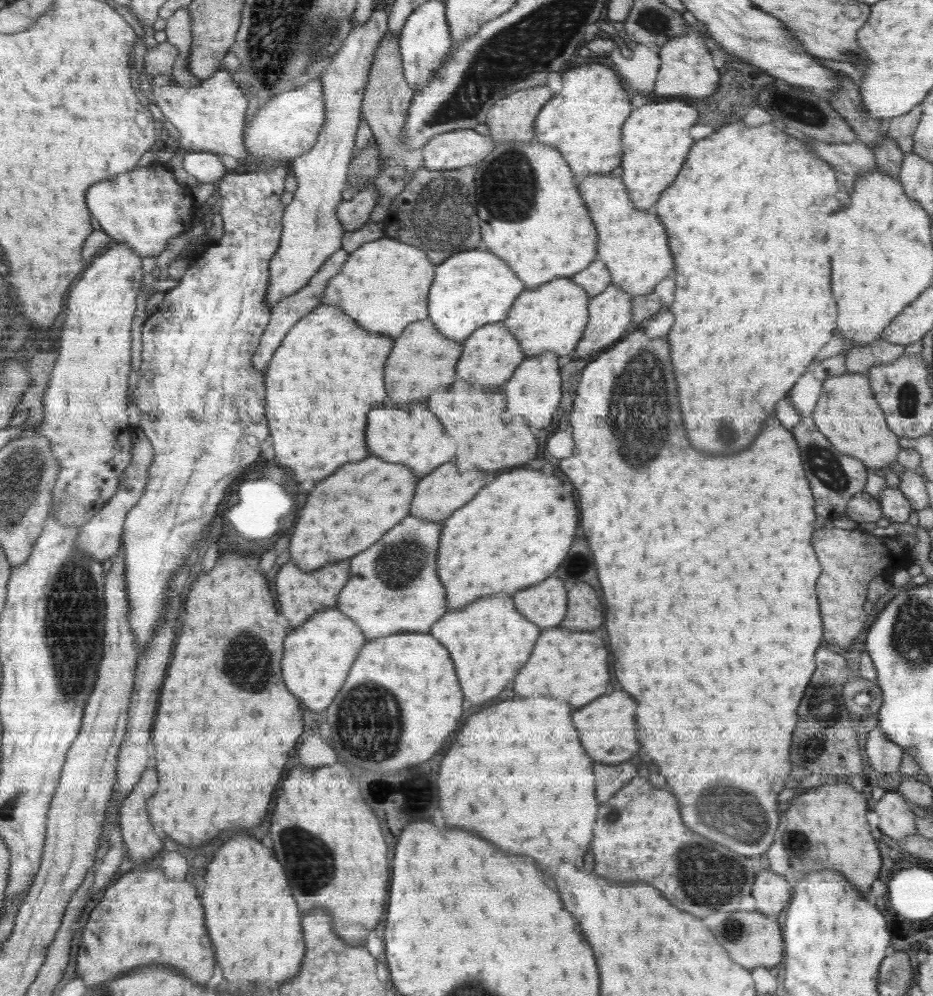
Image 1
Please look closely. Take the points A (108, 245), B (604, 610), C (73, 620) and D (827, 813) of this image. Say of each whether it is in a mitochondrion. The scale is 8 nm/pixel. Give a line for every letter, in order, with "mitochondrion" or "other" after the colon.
A: other
B: other
C: mitochondrion
D: other

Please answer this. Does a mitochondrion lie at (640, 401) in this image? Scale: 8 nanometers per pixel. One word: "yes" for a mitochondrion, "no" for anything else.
yes

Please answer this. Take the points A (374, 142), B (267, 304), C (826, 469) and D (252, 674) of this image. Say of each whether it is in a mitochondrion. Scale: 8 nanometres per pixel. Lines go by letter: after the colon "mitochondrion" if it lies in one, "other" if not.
A: other
B: other
C: mitochondrion
D: mitochondrion

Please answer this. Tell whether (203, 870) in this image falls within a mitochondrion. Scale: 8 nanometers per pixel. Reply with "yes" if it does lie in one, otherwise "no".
no

